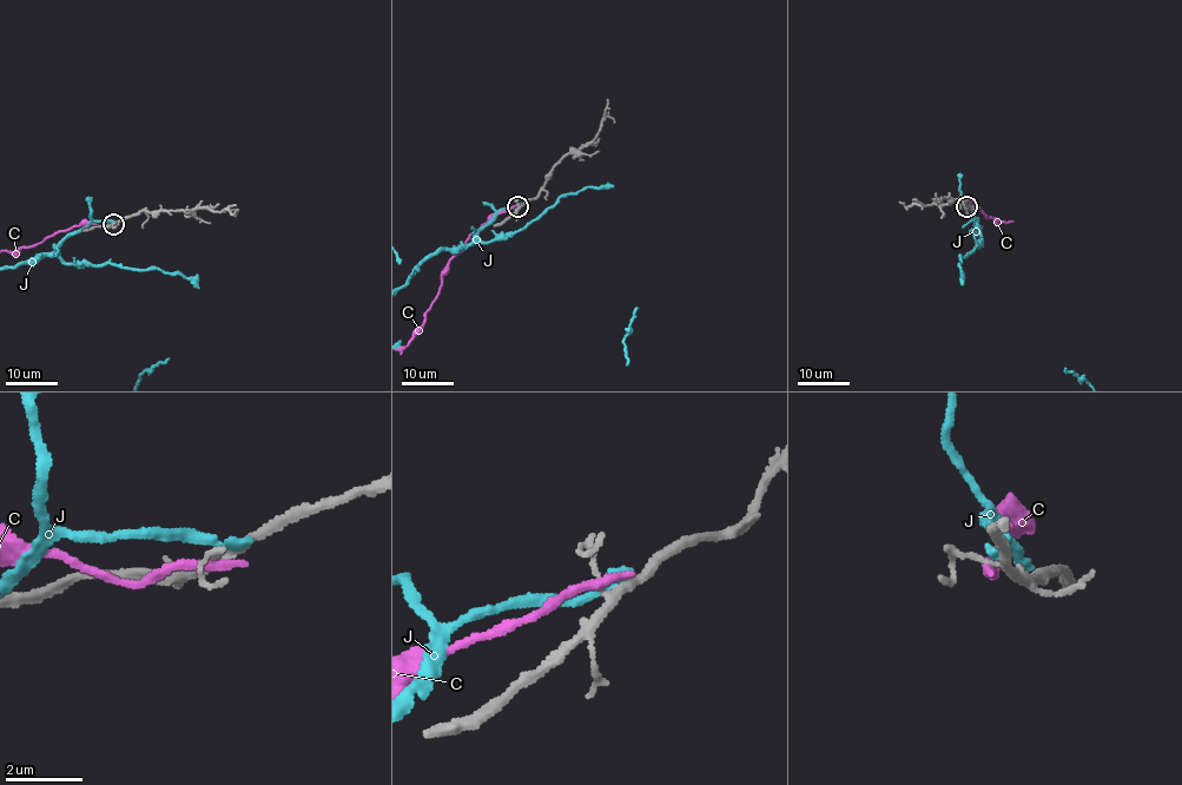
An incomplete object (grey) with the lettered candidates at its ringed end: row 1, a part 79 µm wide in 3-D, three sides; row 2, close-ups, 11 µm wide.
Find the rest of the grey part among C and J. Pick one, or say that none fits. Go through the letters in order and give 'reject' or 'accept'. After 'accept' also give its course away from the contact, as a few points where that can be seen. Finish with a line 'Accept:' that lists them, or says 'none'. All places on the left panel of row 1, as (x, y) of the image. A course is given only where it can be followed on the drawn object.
C: reject
J: reject
Accept: none

